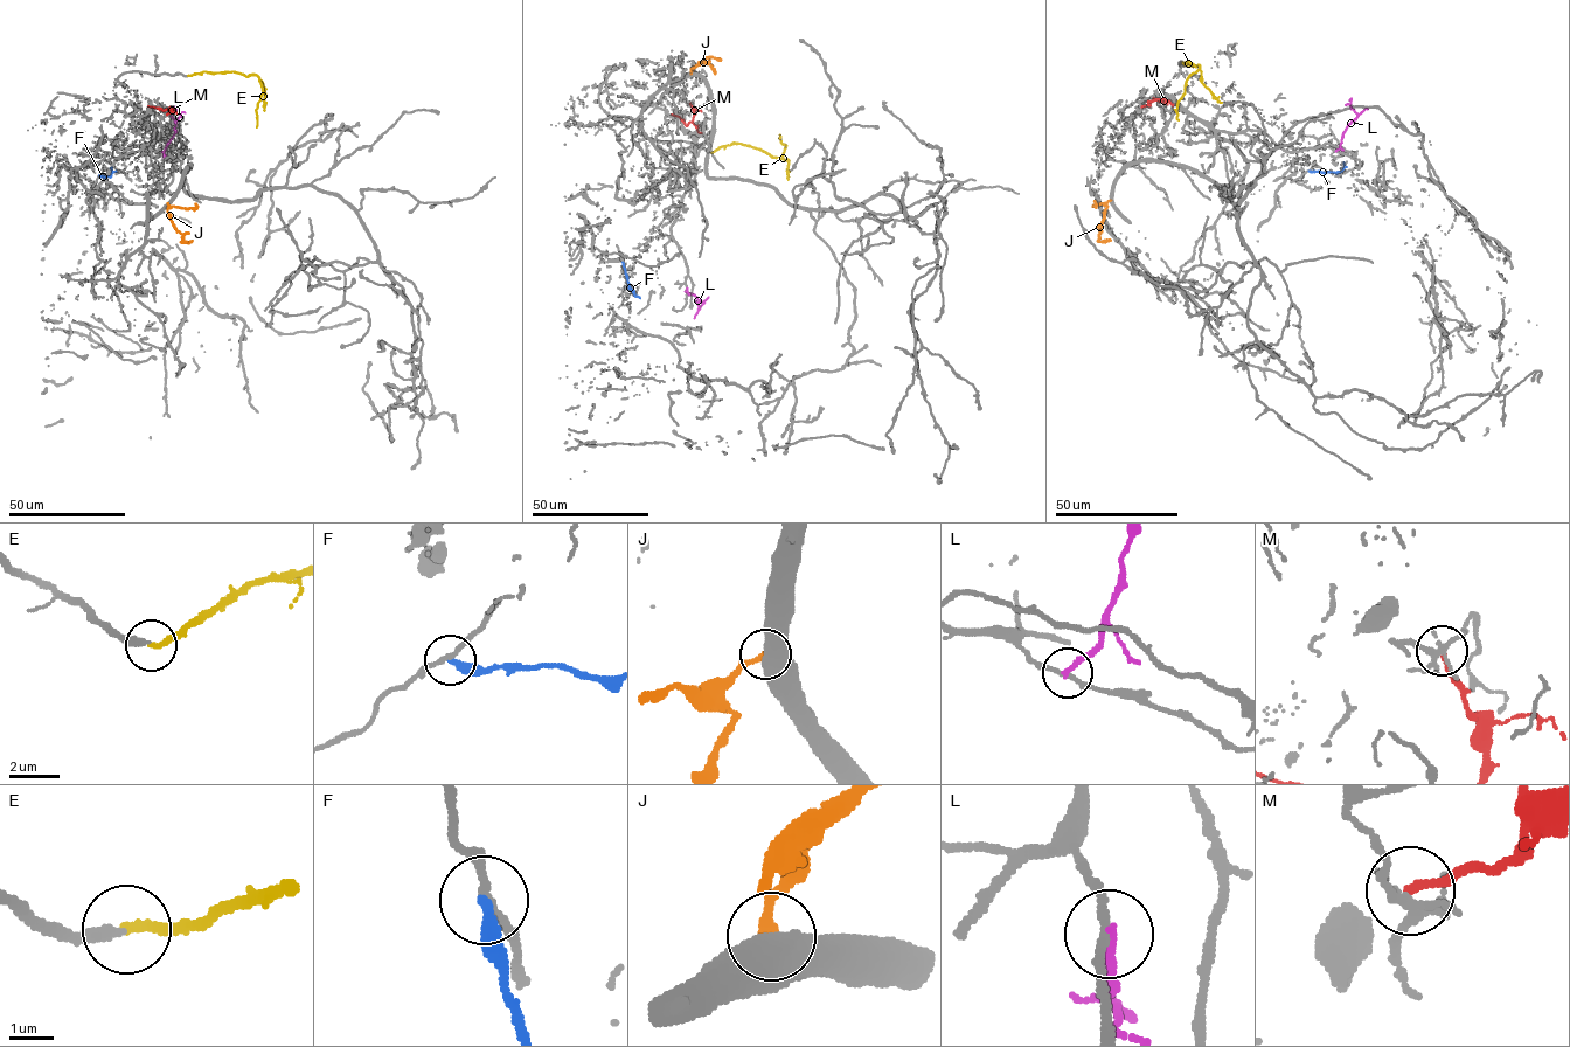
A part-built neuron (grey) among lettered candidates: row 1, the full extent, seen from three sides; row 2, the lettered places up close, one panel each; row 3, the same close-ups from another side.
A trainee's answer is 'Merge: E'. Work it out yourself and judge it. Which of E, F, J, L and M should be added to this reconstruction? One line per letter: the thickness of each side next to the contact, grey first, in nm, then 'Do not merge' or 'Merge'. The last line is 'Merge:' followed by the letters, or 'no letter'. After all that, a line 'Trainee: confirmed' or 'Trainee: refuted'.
E: Thickness 280 nm (grey) against 240 nm. Merge
F: Thickness 200 nm (grey) against 300 nm. Do not merge
J: Thickness 750 nm (grey) against 300 nm. Do not merge
L: Thickness 170 nm (grey) against 200 nm. Do not merge
M: Thickness 220 nm (grey) against 190 nm. Do not merge
Merge: E
Trainee: confirmed

